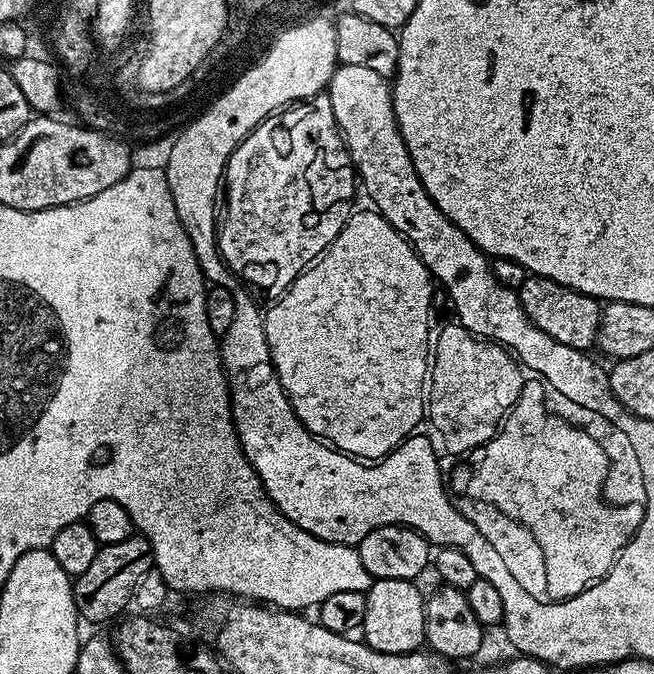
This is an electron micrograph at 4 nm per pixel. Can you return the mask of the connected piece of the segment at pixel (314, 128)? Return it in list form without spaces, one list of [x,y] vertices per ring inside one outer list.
[[[312,98],[307,102],[293,103],[266,117],[234,149],[226,169],[228,213],[224,216],[224,225],[218,228],[220,256],[227,262],[233,277],[243,280],[253,289],[283,294],[332,245],[342,223],[342,190],[352,185],[348,158],[340,147],[343,136],[336,123],[332,101]]]

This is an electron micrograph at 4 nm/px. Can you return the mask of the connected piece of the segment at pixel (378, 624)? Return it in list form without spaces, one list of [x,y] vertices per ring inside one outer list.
[[[373,580],[366,593],[366,618],[362,629],[364,643],[382,654],[406,654],[415,652],[425,643],[424,639],[424,602],[425,593],[416,589],[410,580]]]

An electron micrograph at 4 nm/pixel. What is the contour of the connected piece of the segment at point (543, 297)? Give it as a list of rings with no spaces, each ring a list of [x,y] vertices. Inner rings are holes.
[[[531,274],[526,278],[526,282],[522,282],[518,295],[526,318],[530,318],[530,322],[534,322],[538,330],[550,334],[554,342],[562,342],[562,346],[581,350],[591,349],[596,344],[596,332],[600,329],[602,311],[596,297],[587,296],[578,290],[562,286],[550,278]]]

